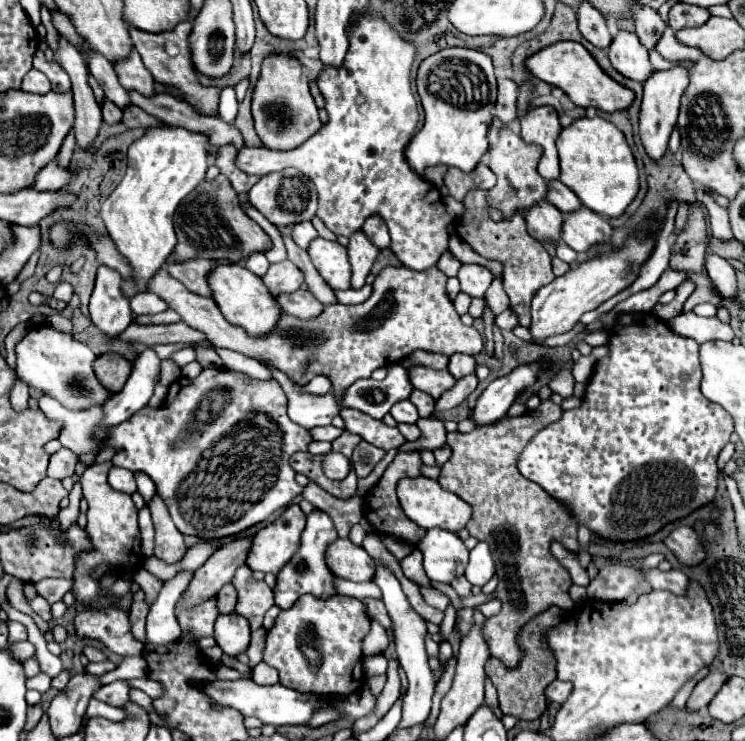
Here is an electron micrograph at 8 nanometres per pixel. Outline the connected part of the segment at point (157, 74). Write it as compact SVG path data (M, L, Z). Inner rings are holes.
M182 21L176 29L172 31L164 31L164 33L146 33L146 31L138 31L138 29L130 29L130 37L132 43L136 47L136 51L140 53L146 69L152 73L156 83L162 85L170 85L174 89L178 89L182 93L182 97L186 97L186 103L192 107L198 107L202 115L216 115L218 113L218 99L220 99L220 89L218 87L204 87L200 85L196 71L192 69L192 59L190 59L190 45L188 45L188 37L192 31L192 23L190 21ZM174 45L176 53L172 53L168 47Z

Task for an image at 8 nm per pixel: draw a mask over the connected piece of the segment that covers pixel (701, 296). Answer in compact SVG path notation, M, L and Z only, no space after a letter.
M686 273L686 275L688 275L688 279L696 285L694 293L692 293L692 295L688 297L688 301L686 301L686 311L692 311L698 303L712 303L712 305L718 307L718 309L722 307L716 289L710 285L710 281L708 281L708 277L706 277L704 273Z

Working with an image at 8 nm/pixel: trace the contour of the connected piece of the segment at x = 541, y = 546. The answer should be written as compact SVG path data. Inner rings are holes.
M548 399L520 417L506 415L497 423L477 427L469 433L454 431L446 436L452 455L444 463L438 483L472 507L472 521L466 523L466 529L472 537L488 543L494 557L500 579L496 599L502 601L502 609L498 615L486 619L486 645L490 645L490 655L498 657L510 669L522 661L518 645L520 629L548 607L568 609L574 605L568 595L572 585L570 573L552 555L550 545L558 541L566 551L578 553L576 521L566 507L552 499L540 485L522 477L516 467L518 455L528 441L546 425L558 421L560 413L560 405Z

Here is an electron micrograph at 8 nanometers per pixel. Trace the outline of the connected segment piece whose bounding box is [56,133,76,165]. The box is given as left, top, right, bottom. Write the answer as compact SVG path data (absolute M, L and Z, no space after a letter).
M70 133L70 135L64 139L64 143L62 143L62 149L60 149L58 157L56 157L60 165L68 165L68 163L70 163L70 157L72 157L72 153L74 153L74 147L76 147L74 133Z

